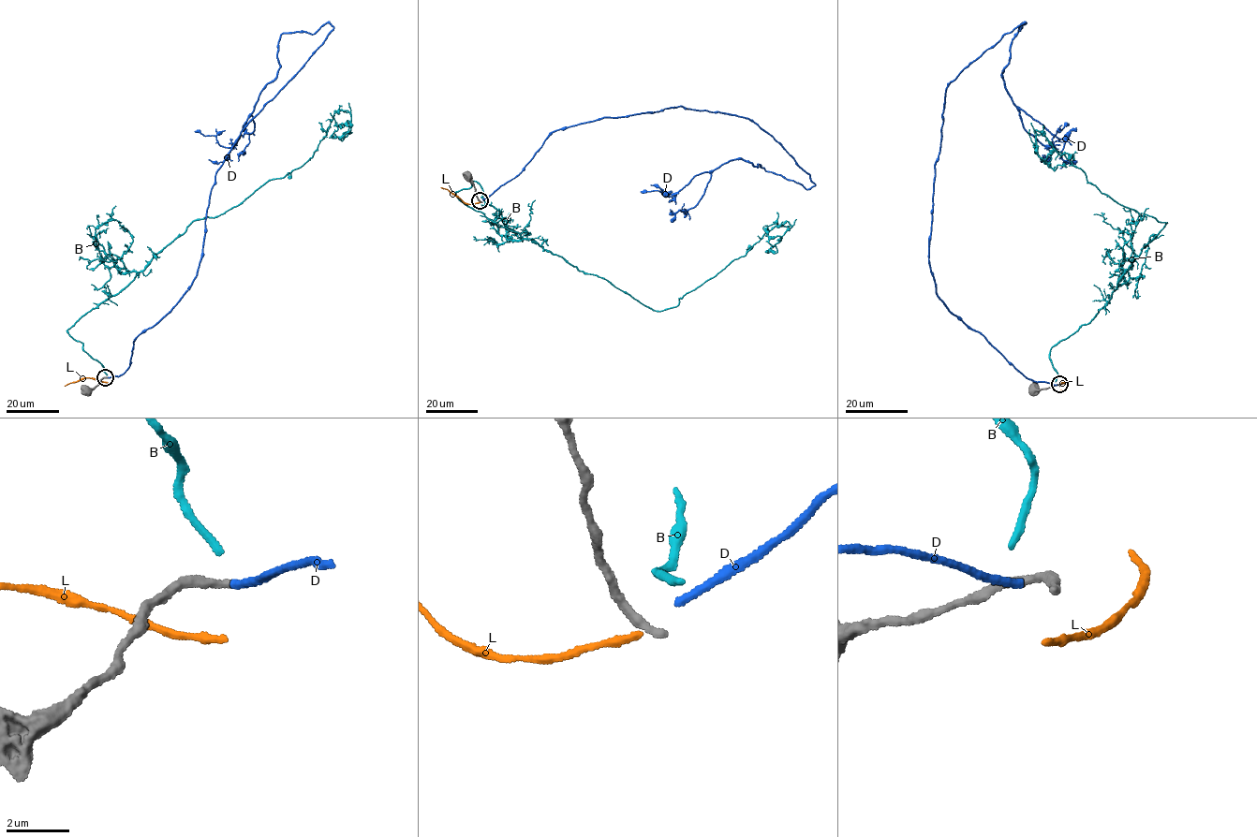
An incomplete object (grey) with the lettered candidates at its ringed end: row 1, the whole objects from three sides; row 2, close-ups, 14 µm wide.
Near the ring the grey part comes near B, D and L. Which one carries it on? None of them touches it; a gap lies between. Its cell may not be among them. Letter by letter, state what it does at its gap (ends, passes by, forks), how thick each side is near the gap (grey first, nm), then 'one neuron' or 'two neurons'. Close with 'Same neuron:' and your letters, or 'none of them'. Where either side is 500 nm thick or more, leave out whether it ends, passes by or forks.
B: it ends | 280/280 nm | one neuron
D: it ends | 280/240 nm | two neurons
L: it ends | 280/320 nm | two neurons
Same neuron: B

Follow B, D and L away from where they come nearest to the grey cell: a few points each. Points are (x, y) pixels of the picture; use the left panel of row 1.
B: (106, 374), (67, 330), (193, 221), (289, 178), (336, 112), (348, 111), (349, 131), (332, 136), (330, 113)
D: (108, 377), (196, 275), (236, 139), (333, 28), (281, 35), (278, 72), (234, 145), (195, 131)
L: (105, 381), (83, 377), (65, 386)

